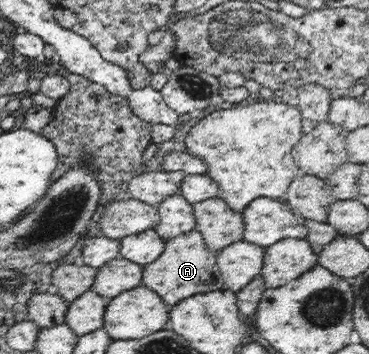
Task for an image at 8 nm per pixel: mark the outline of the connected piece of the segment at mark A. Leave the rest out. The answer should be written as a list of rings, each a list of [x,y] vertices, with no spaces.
[[[194,230],[175,236],[169,241],[165,241],[164,252],[162,252],[154,262],[143,267],[142,285],[149,289],[152,288],[154,292],[158,292],[166,304],[178,304],[178,302],[184,300],[186,296],[194,296],[194,294],[202,294],[202,292],[220,290],[220,288],[222,288],[222,276],[218,274],[214,252],[210,252],[203,236],[198,231]]]

